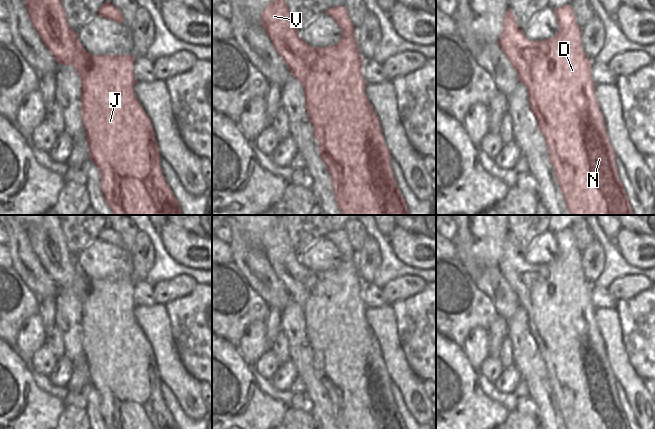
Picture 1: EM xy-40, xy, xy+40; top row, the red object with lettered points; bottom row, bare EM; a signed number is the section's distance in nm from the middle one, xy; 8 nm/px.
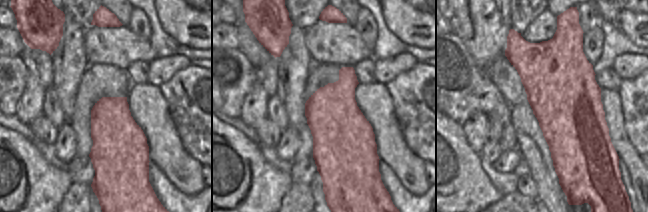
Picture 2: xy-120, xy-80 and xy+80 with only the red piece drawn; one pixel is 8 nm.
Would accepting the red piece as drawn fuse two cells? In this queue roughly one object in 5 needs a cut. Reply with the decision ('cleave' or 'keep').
keep

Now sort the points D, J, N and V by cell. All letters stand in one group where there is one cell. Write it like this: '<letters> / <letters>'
D J N V

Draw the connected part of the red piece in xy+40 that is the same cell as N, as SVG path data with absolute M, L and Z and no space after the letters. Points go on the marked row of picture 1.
M566 4L562 7L556 8L555 16L557 18L557 24L559 26L559 30L557 34L550 39L544 39L542 41L532 41L523 34L523 31L519 28L515 20L515 16L513 12L510 9L508 9L505 12L505 16L503 18L503 30L499 36L499 40L497 43L499 44L503 53L507 56L507 58L511 62L515 71L517 72L519 76L519 83L522 83L527 88L527 94L529 96L529 106L531 108L531 112L533 113L533 115L537 120L539 130L541 131L541 133L545 138L545 142L547 144L547 150L549 152L549 160L553 166L553 170L555 172L557 182L561 188L561 192L563 194L563 198L565 200L565 204L567 206L567 210L569 214L570 215L634 215L633 210L631 208L631 204L627 198L625 188L619 178L619 174L617 172L617 166L615 164L615 158L617 156L609 142L609 138L607 136L607 130L605 128L605 120L599 108L599 104L595 98L595 84L591 78L591 60L585 54L583 50L583 46L581 44L581 27L577 24L577 20L575 18L573 8L571 7L570 4Z

